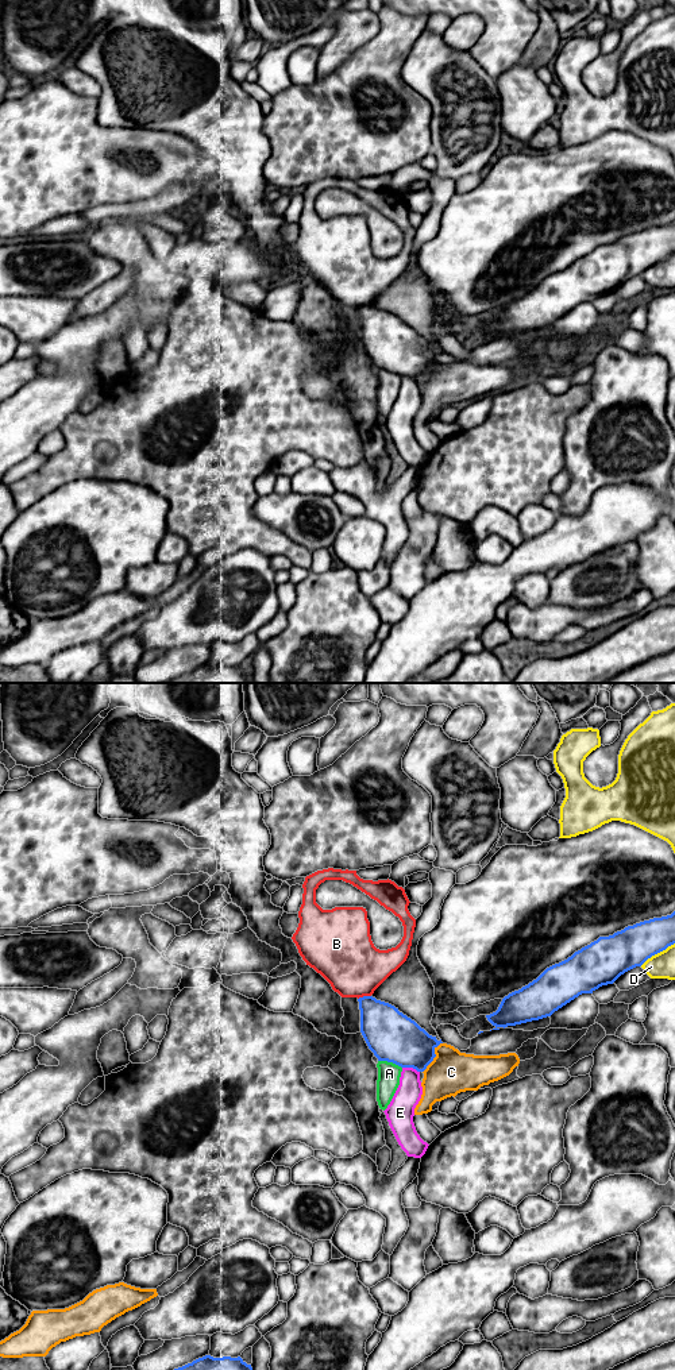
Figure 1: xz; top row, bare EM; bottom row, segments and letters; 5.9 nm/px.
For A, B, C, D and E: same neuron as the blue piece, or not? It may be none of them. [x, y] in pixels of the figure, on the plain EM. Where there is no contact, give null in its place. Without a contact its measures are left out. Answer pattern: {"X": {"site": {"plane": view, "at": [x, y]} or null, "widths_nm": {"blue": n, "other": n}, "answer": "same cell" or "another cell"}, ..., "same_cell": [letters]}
{"A": {"site": {"plane": "xz", "at": [390, 370]}, "widths_nm": {"blue": 300, "other": 140}, "answer": "another cell"}, "B": {"site": {"plane": "xz", "at": [363, 305]}, "widths_nm": {"blue": 280, "other": 360}, "answer": "another cell"}, "C": {"site": {"plane": "xz", "at": [435, 365]}, "widths_nm": {"blue": 280, "other": 260}, "answer": "another cell"}, "D": {"site": {"plane": "xz", "at": [656, 262]}, "widths_nm": {"blue": 240, "other": 160}, "answer": "another cell"}, "E": {"site": {"plane": "xz", "at": [411, 375]}, "widths_nm": {"blue": 300, "other": 150}, "answer": "another cell"}, "same_cell": []}

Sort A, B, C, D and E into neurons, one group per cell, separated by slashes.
A / B / C / D / E

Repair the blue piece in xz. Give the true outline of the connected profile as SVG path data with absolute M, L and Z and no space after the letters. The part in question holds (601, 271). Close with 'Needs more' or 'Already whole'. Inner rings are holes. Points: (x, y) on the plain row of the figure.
M675 220L599 246L505 305L498 319L486 327L493 339L500 339L551 325L579 304L613 293L621 283L674 252Z. Already whole

